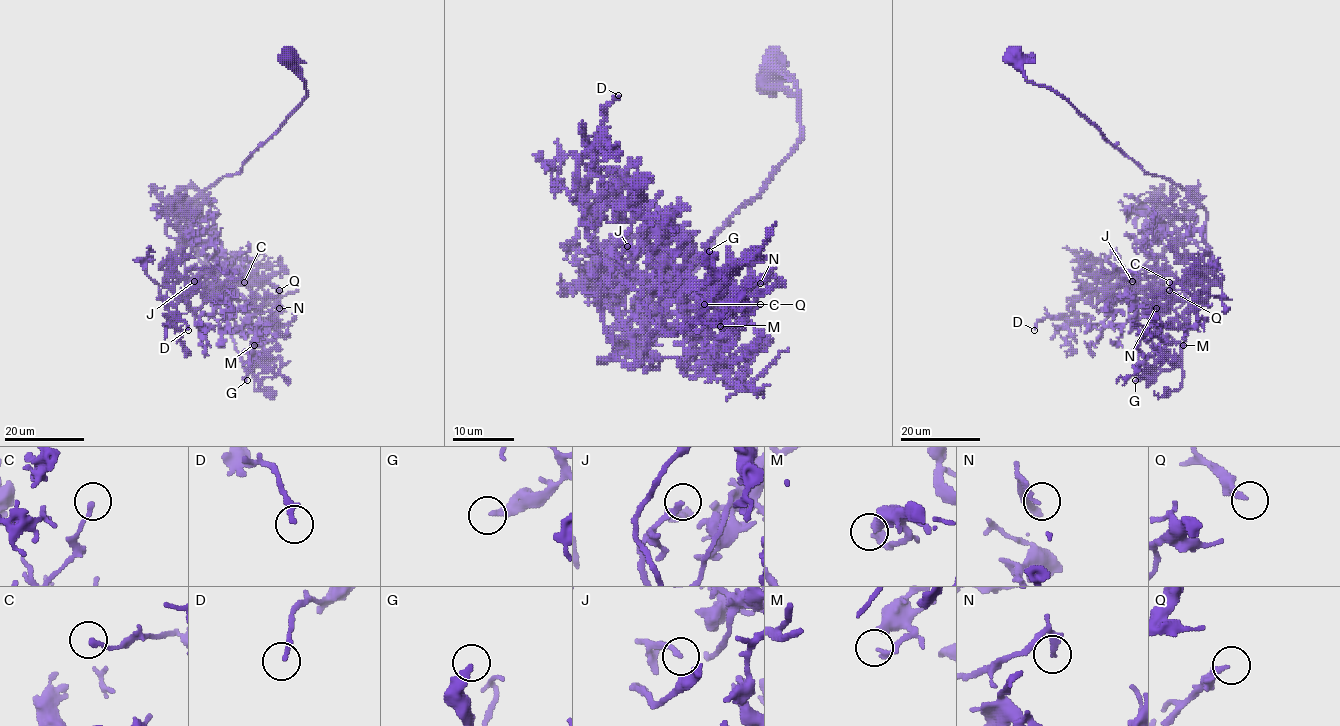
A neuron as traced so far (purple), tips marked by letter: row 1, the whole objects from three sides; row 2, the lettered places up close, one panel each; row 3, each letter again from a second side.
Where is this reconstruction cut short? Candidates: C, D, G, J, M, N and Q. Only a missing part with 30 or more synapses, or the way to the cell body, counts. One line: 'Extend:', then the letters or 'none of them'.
Extend: J

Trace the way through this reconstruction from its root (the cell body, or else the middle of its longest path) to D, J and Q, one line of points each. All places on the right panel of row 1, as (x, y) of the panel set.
D: (1014, 58), (1028, 80), (1066, 98), (1206, 214), (1199, 242), (1171, 244), (1034, 330)
J: (1014, 58), (1028, 80), (1062, 95), (1147, 172), (1204, 209), (1199, 242), (1171, 244), (1154, 279), (1132, 281)
Q: (1014, 58), (1028, 80), (1062, 95), (1147, 172), (1197, 202), (1190, 237), (1211, 255), (1206, 278), (1169, 290)

